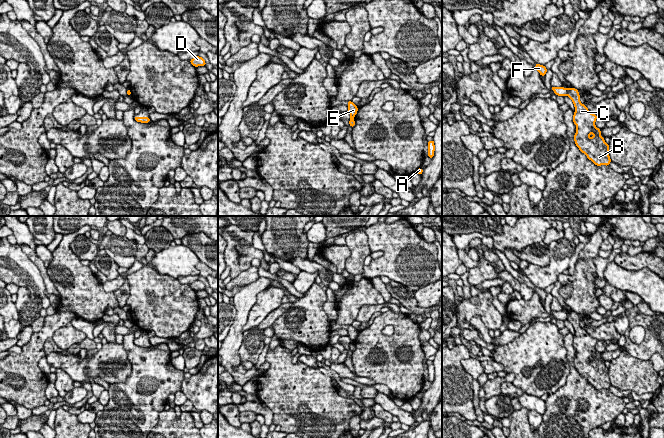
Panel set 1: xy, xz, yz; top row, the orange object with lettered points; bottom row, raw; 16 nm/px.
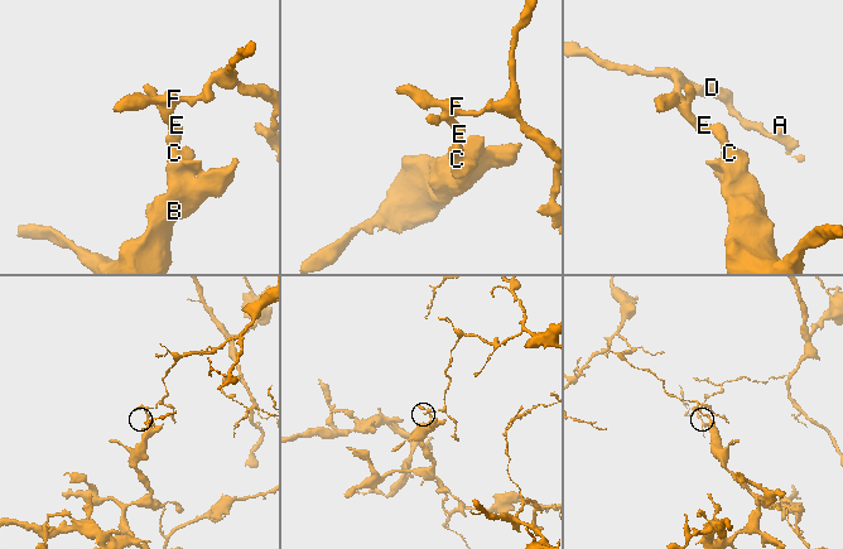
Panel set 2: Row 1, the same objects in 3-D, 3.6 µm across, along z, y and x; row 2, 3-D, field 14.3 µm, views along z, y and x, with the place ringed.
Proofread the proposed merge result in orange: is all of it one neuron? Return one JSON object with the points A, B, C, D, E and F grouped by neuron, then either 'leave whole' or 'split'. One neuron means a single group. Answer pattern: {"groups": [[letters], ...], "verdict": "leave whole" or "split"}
{"groups": [["A", "D", "E", "F"], ["B", "C"]], "verdict": "split"}

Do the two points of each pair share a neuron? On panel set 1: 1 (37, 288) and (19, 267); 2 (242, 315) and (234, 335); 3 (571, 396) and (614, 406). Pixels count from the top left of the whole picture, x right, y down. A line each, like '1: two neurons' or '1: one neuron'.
1: one neuron
2: one neuron
3: one neuron

